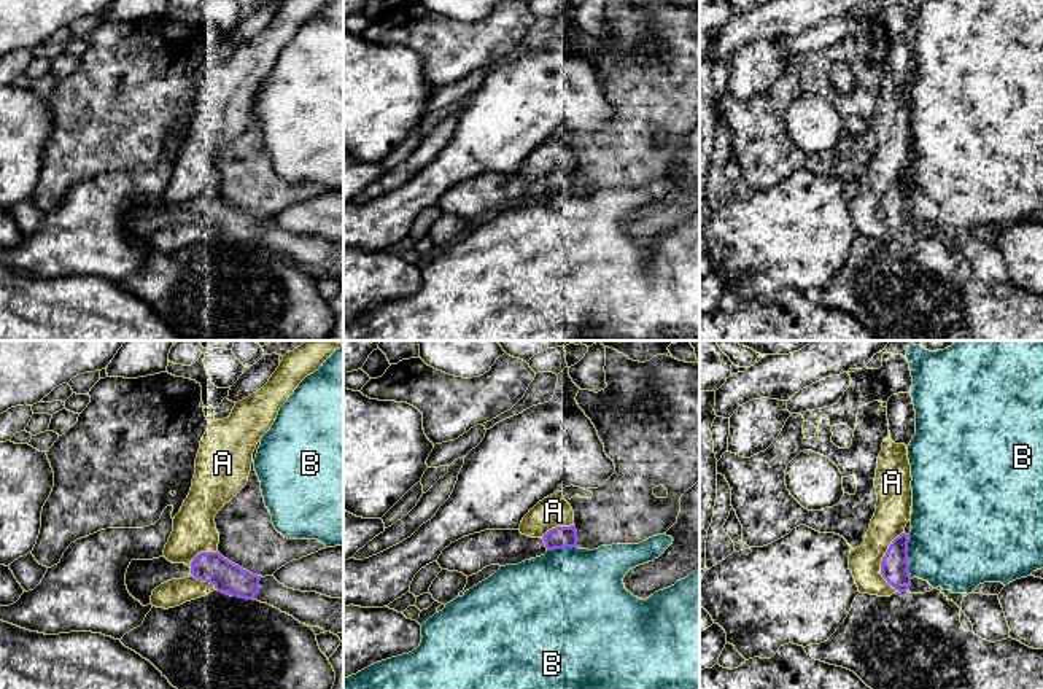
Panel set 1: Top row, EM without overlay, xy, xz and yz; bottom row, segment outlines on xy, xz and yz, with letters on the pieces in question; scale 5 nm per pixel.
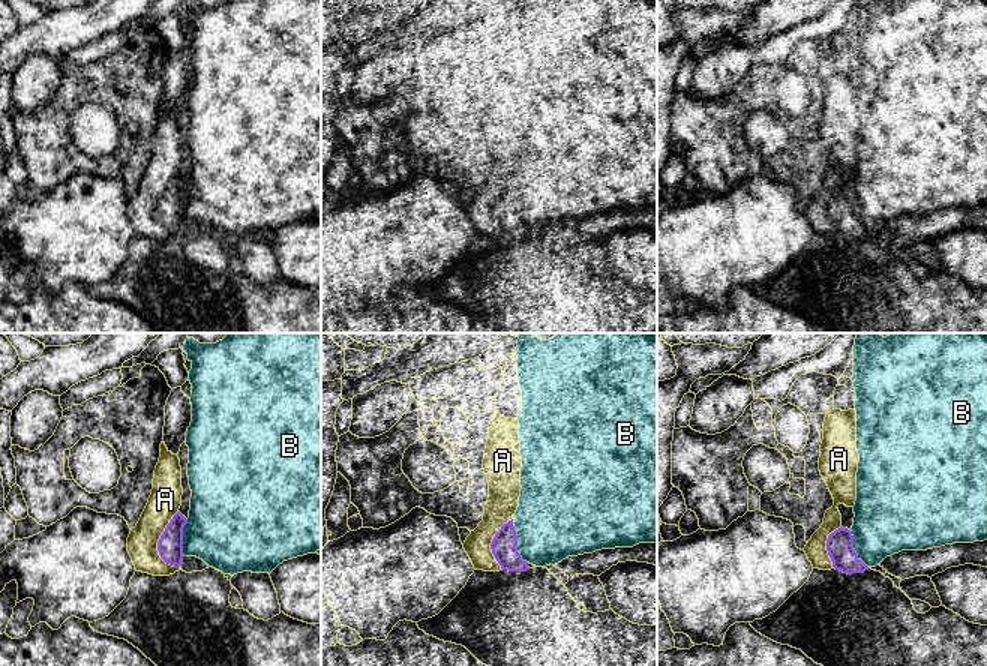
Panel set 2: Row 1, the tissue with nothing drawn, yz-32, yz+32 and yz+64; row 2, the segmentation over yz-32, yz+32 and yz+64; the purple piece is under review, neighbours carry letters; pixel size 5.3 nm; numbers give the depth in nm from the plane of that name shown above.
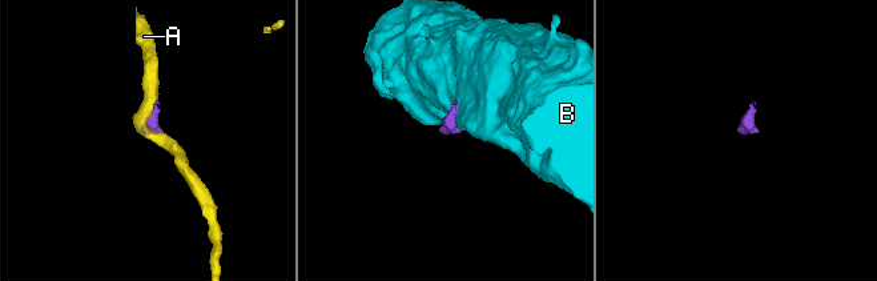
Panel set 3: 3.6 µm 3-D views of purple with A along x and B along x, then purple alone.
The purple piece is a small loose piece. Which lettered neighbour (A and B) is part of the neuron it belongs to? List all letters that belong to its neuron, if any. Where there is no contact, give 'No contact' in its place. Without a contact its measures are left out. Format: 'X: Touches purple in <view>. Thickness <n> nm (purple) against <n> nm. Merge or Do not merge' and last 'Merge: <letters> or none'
A: Touches purple in yz. Thickness 140 nm (purple) against 180 nm. Do not merge
B: Touches purple in yz. Thickness 140 nm (purple) against 460 nm. Do not merge
Merge: none

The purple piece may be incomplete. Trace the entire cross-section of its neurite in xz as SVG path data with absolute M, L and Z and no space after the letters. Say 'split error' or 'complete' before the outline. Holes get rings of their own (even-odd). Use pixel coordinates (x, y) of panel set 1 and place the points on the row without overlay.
split error; M576 169L552 172L542 181L522 178L520 173L485 173L452 186L442 194L437 207L442 213L469 221L490 208L518 208L547 194L576 189Z

